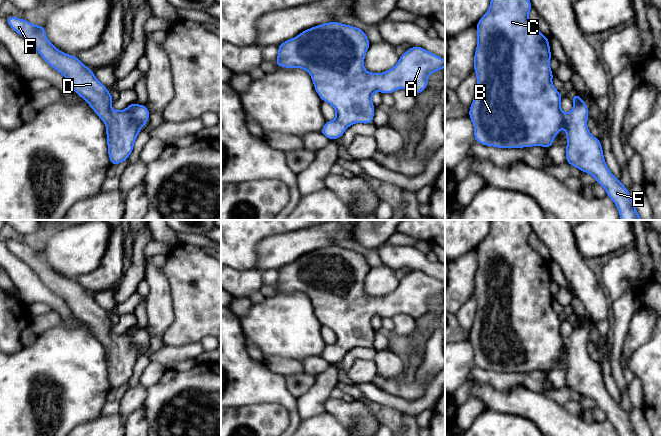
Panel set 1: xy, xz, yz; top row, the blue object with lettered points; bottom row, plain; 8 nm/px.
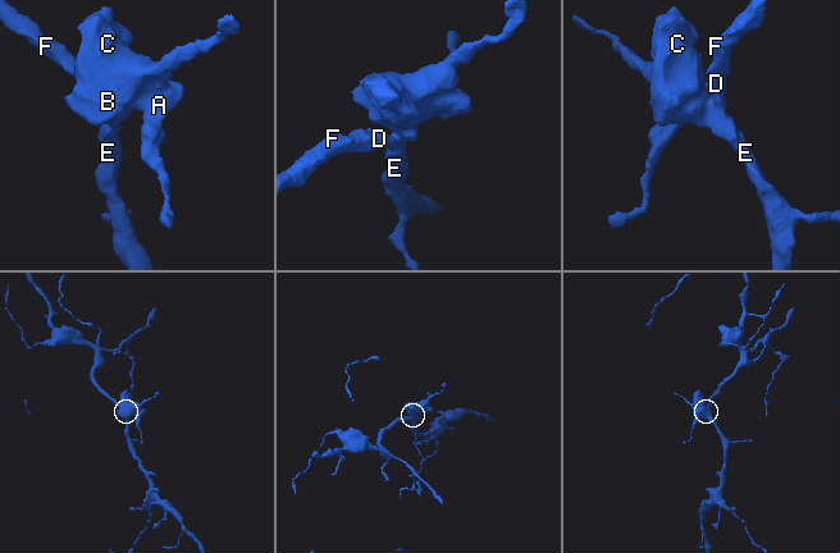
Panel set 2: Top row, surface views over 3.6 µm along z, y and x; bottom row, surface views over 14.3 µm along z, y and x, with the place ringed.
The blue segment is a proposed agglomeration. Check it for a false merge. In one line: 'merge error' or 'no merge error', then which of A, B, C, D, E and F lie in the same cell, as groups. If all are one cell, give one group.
no merge error | A B C D E F

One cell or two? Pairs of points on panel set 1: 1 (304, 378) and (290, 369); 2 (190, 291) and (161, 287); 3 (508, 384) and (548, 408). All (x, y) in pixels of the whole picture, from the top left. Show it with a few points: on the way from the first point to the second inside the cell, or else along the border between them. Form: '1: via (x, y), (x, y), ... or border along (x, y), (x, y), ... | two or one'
1: border along (305, 372), (290, 374), (285, 377) | two
2: border along (160, 267), (169, 285), (173, 311) | two
3: border along (490, 384), (502, 391), (523, 386), (536, 392) | two

